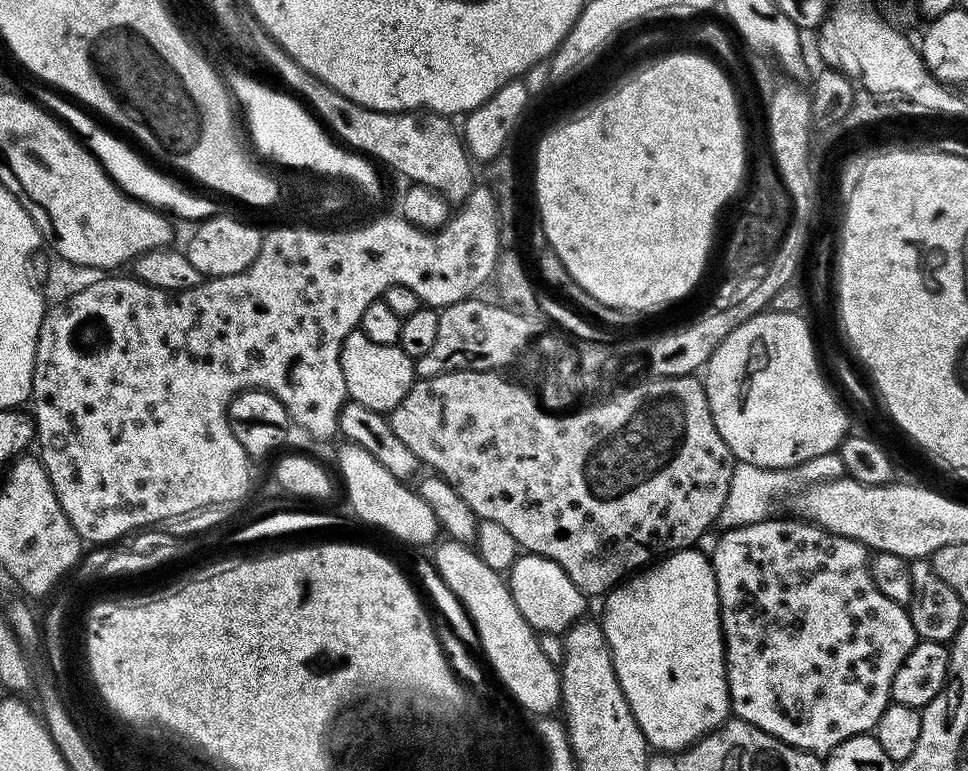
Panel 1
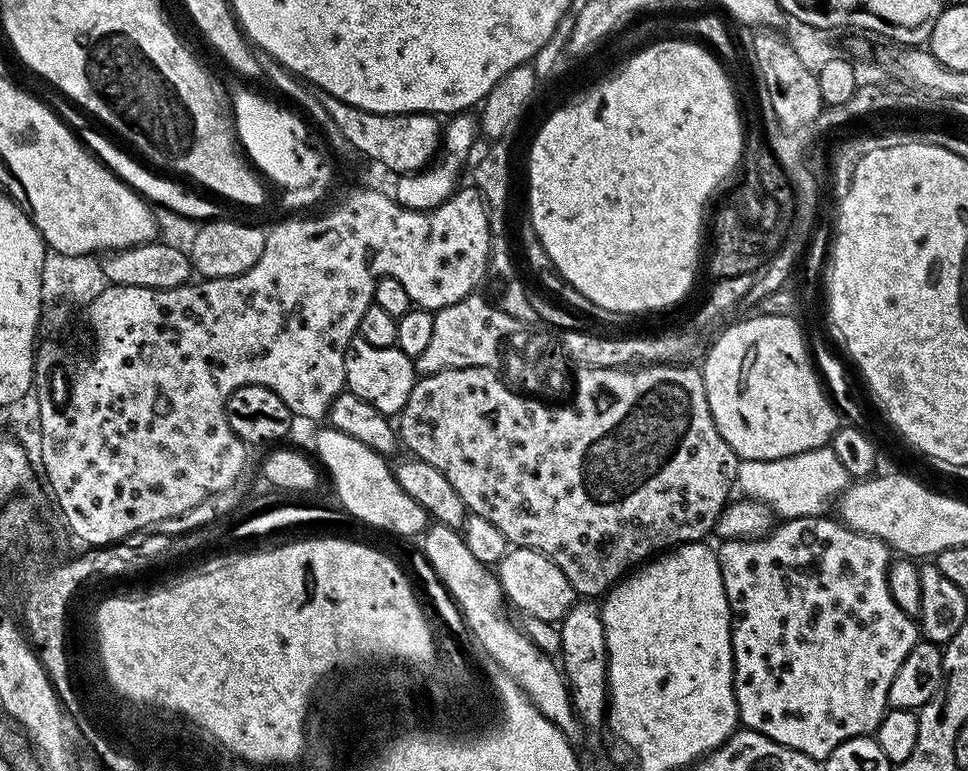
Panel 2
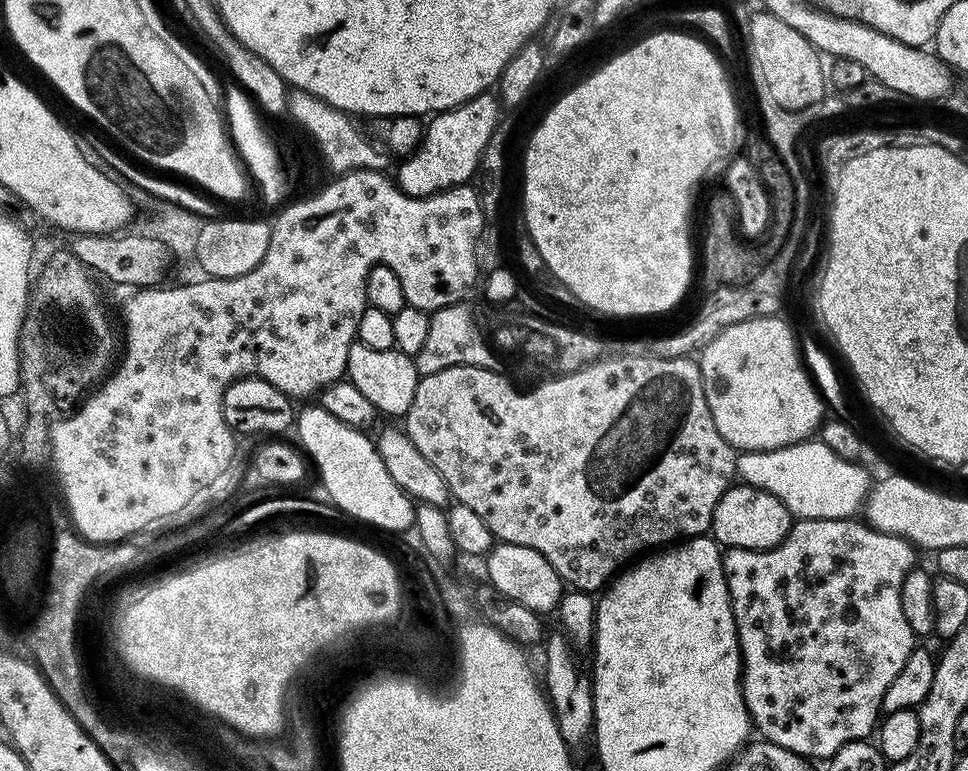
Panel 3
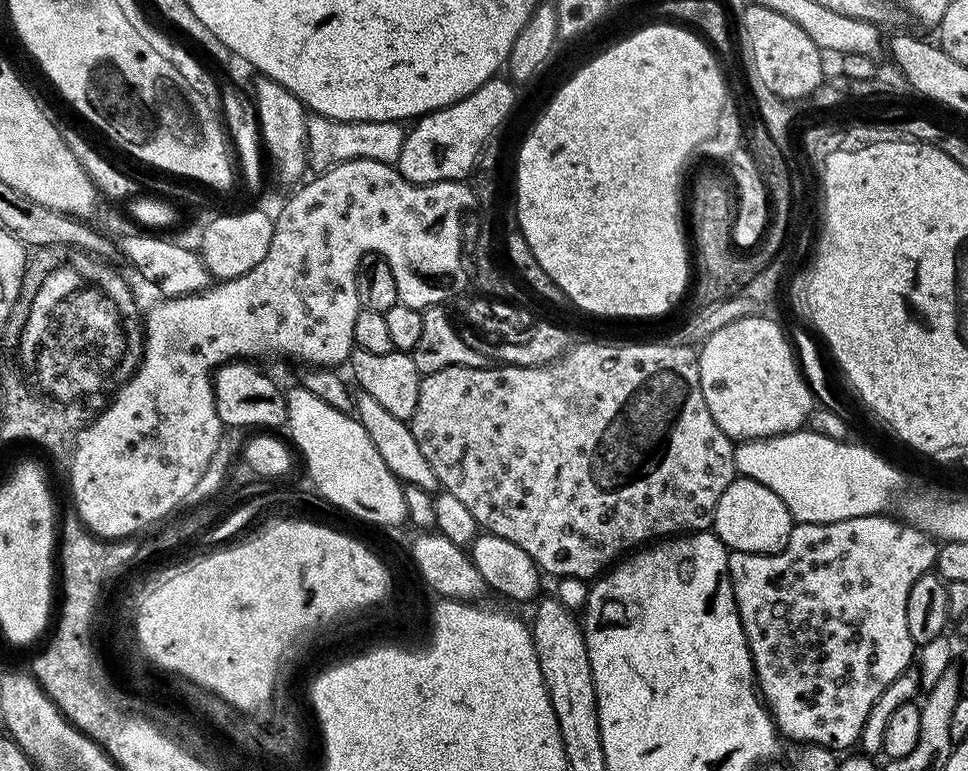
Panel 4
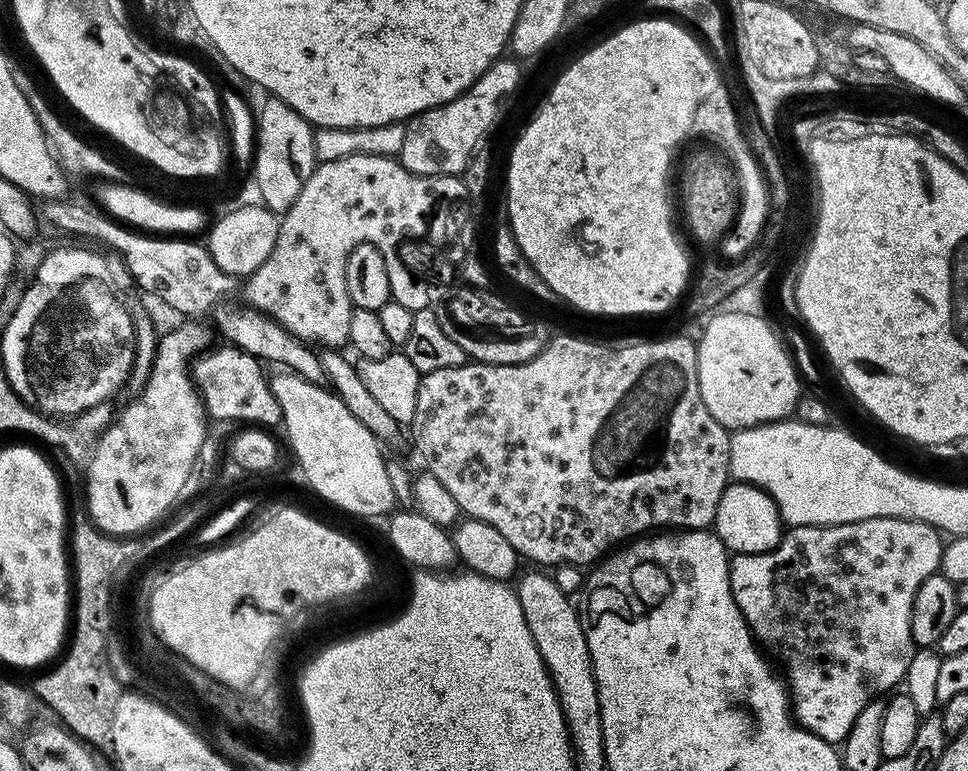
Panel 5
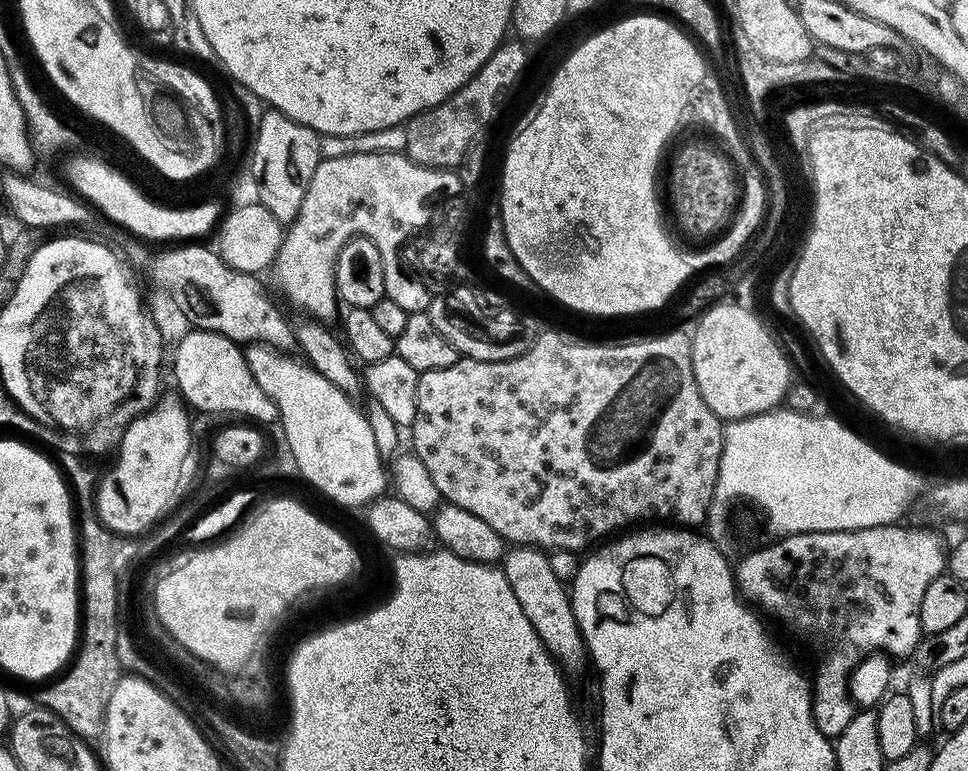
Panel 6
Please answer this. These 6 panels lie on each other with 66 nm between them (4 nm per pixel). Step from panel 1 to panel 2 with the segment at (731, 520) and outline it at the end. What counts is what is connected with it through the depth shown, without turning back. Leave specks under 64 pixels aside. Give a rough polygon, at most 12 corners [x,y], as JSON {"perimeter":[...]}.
{"perimeter":[[830,450],[741,460],[739,491],[777,517],[819,516],[848,487]]}

